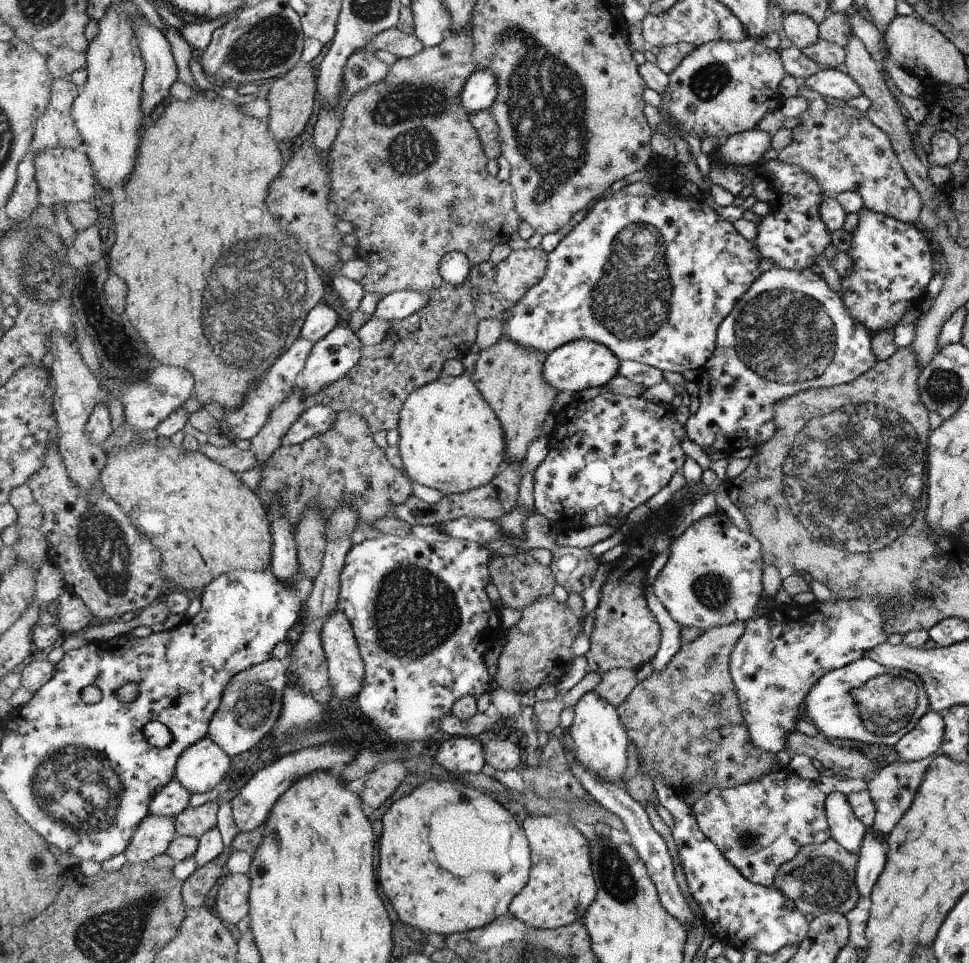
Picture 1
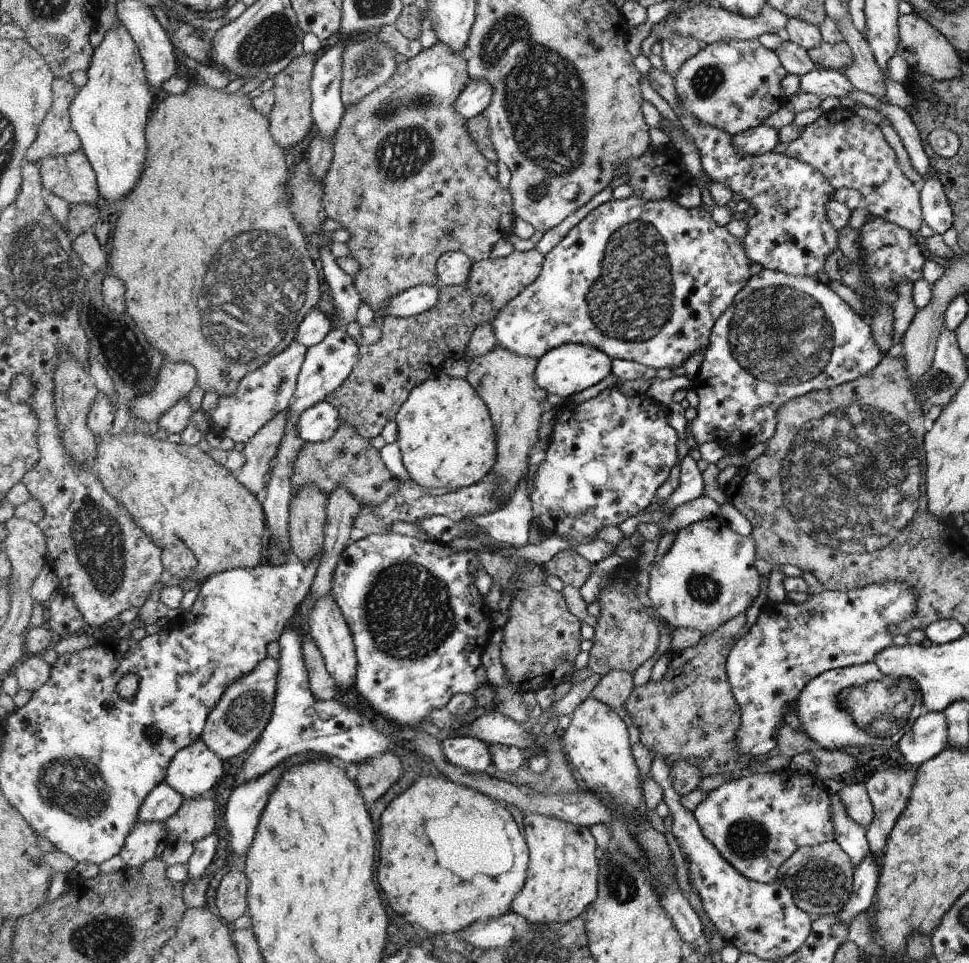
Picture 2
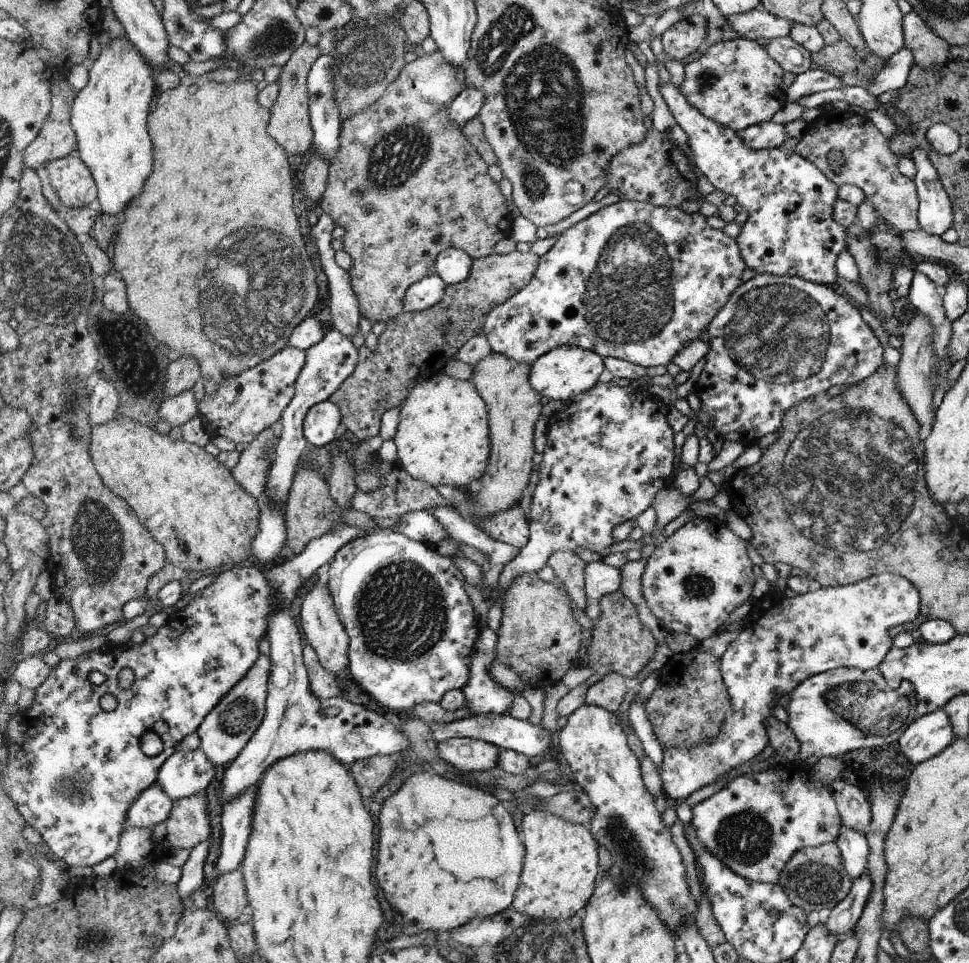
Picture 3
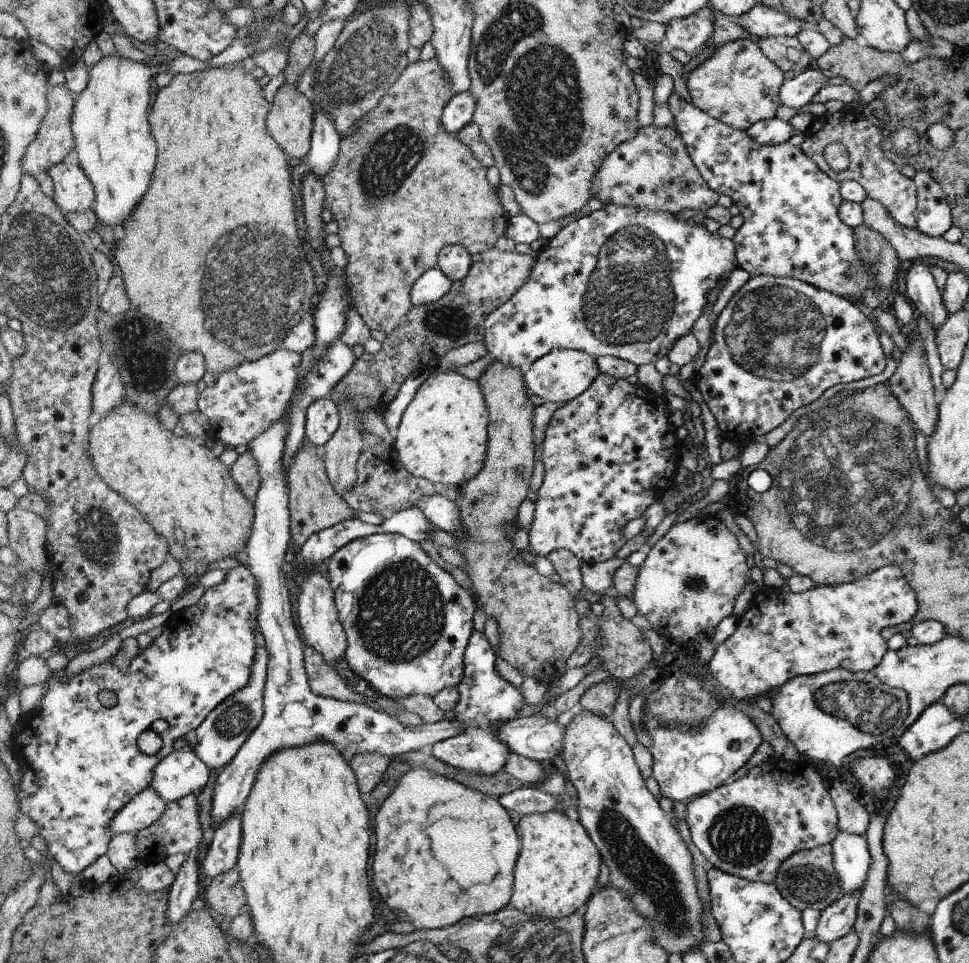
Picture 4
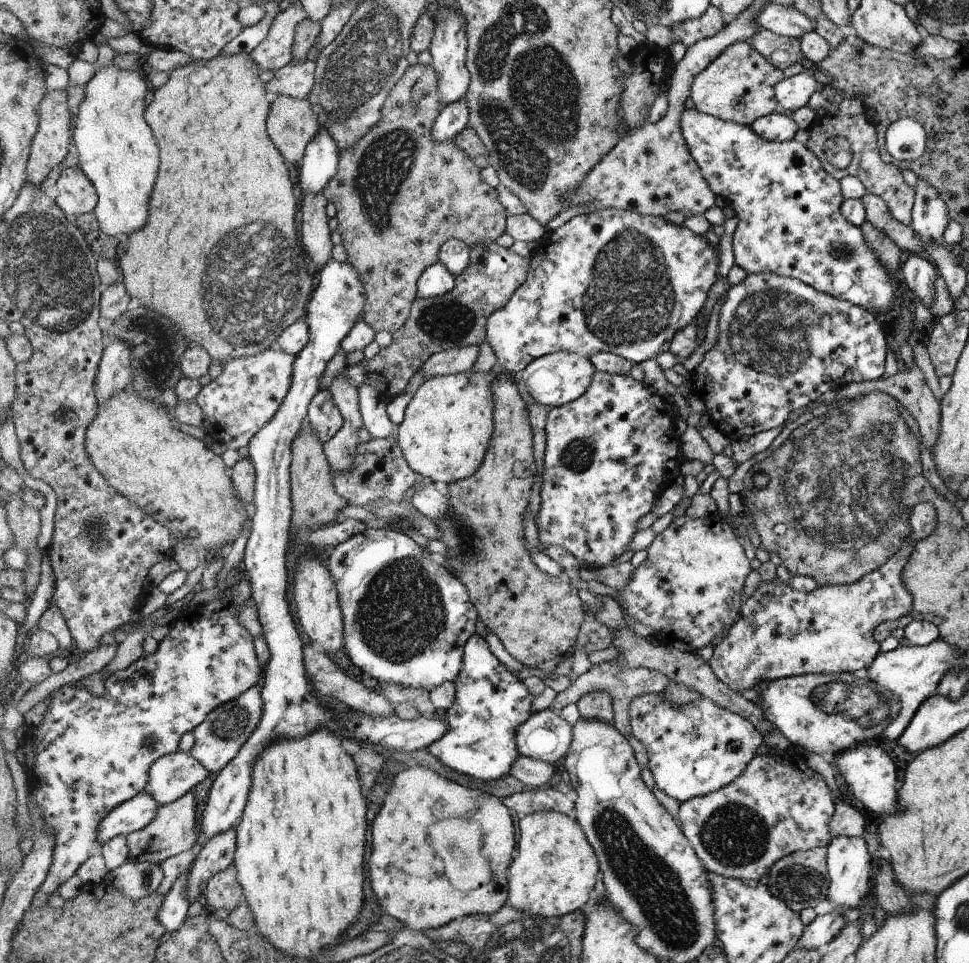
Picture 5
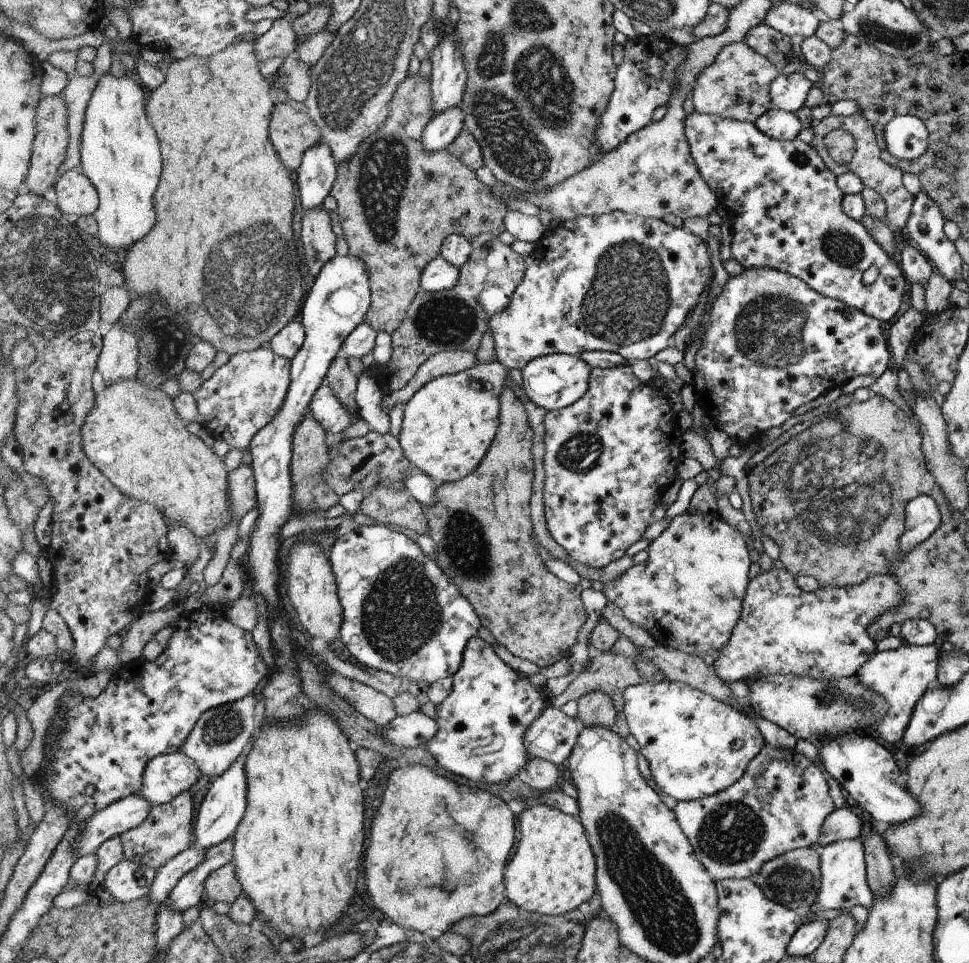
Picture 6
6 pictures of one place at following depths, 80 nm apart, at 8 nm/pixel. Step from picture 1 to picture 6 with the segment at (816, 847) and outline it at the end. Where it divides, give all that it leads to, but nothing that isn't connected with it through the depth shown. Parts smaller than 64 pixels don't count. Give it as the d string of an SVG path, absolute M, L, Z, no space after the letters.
M814 847L794 849L781 857L765 862L760 872L753 875L751 879L774 902L782 903L782 906L799 912L808 910L817 902L818 891L821 887L820 850Z

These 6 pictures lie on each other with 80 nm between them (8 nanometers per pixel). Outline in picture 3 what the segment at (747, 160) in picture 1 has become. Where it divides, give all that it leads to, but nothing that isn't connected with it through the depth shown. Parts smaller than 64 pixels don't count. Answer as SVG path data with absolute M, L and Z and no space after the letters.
M773 121L750 126L749 129L742 130L740 136L742 142L746 142L746 146L754 150L782 147L789 139L786 125Z

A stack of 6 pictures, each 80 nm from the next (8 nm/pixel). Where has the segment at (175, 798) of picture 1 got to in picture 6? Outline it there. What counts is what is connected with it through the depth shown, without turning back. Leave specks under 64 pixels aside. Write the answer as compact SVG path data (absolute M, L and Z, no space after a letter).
M136 794L115 802L92 820L88 821L78 842L79 858L97 854L101 846L111 838L142 826L152 814L155 805L142 794Z

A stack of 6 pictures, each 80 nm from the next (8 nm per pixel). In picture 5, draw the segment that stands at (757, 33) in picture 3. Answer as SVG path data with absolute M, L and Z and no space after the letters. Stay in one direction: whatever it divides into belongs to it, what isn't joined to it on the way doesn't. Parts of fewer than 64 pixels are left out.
M768 3L759 10L755 22L758 30L766 29L777 35L798 39L804 33L814 30L816 22L805 17L794 7L785 7Z

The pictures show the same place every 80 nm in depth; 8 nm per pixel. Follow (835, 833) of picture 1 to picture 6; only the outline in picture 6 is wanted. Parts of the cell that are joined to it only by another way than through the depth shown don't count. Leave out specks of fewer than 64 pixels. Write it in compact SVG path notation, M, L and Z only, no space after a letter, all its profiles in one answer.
M860 837L855 839L837 840L827 844L821 853L821 887L818 891L817 902L826 908L850 911L856 905L871 909L875 901L874 893L867 881L867 866L863 842Z

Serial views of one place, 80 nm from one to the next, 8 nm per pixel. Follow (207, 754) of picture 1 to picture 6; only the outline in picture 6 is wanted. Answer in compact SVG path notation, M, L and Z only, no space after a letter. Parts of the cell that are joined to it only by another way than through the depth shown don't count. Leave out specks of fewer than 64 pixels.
M182 750L157 756L145 772L145 783L140 794L154 805L165 805L190 791L190 786L198 782L200 768L194 759Z

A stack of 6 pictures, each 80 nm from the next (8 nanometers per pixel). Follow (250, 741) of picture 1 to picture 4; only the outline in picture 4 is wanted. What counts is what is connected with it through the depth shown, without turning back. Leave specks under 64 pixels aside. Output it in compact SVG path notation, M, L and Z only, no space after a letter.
M264 647L258 648L249 684L232 697L226 698L226 701L223 701L196 730L198 743L192 750L194 754L200 756L202 762L210 770L229 765L252 736L253 731L261 725L264 717L264 693L265 683L268 681L268 665L269 651Z

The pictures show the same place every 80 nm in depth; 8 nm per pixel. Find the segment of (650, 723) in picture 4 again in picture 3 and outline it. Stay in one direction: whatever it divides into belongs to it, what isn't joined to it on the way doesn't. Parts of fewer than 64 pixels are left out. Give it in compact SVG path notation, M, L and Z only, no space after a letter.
M896 572L876 573L875 576L847 586L814 586L808 593L794 597L788 597L778 589L769 589L762 597L754 600L742 632L728 644L726 652L719 658L721 675L729 690L732 712L726 714L720 734L714 736L708 744L662 748L662 764L658 772L663 793L675 801L686 799L693 792L728 776L729 771L755 759L768 746L766 720L772 715L775 704L783 705L790 692L810 676L839 667L862 671L879 668L885 661L886 654L893 648L893 637L889 632L896 626L913 622L920 610L920 592L908 579Z

